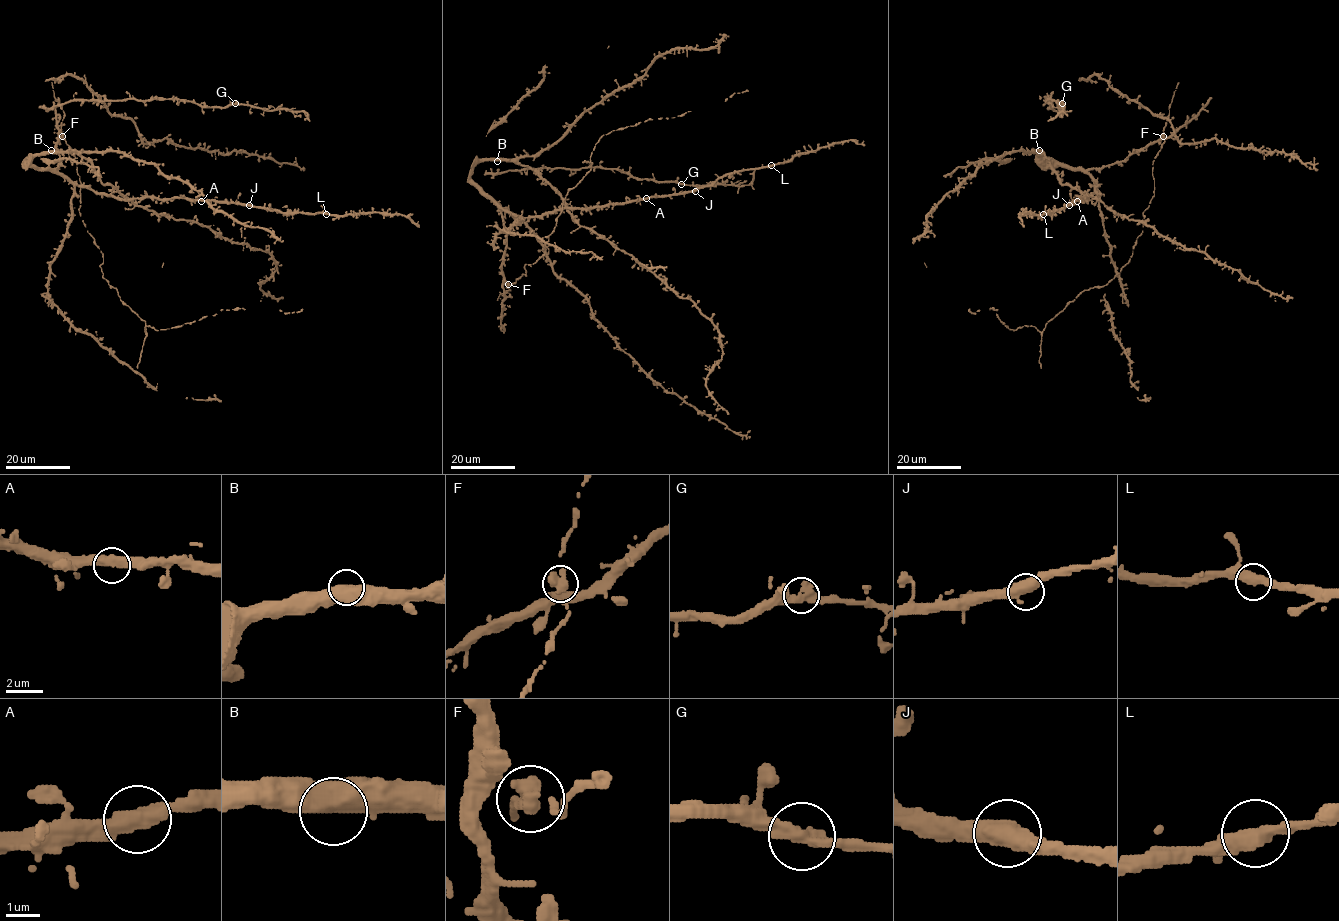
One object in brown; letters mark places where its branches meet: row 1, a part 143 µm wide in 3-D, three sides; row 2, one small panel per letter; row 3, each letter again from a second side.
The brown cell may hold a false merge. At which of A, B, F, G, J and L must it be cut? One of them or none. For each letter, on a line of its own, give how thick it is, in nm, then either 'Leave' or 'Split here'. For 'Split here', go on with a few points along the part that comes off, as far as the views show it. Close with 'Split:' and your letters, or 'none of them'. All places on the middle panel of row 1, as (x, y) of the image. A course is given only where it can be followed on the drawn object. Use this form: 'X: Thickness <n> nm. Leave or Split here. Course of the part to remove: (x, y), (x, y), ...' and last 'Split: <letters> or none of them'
A: Thickness 440 nm. Leave
B: Thickness 480 nm. Leave
F: Thickness 420 nm. Leave
G: Thickness 480 nm. Leave
J: Thickness 480 nm. Leave
L: Thickness 440 nm. Leave
Split: none of them

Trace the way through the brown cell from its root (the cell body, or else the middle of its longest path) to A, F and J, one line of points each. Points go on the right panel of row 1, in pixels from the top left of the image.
A: (1125, 159), (1089, 169), (1095, 190), (1087, 199), (1077, 201)
F: (1125, 159), (1163, 136)
J: (1125, 159), (1089, 169), (1095, 190), (1087, 199), (1081, 198), (1069, 205)

